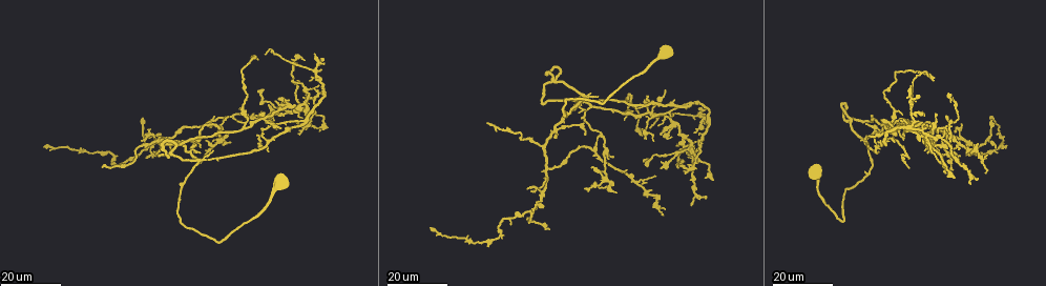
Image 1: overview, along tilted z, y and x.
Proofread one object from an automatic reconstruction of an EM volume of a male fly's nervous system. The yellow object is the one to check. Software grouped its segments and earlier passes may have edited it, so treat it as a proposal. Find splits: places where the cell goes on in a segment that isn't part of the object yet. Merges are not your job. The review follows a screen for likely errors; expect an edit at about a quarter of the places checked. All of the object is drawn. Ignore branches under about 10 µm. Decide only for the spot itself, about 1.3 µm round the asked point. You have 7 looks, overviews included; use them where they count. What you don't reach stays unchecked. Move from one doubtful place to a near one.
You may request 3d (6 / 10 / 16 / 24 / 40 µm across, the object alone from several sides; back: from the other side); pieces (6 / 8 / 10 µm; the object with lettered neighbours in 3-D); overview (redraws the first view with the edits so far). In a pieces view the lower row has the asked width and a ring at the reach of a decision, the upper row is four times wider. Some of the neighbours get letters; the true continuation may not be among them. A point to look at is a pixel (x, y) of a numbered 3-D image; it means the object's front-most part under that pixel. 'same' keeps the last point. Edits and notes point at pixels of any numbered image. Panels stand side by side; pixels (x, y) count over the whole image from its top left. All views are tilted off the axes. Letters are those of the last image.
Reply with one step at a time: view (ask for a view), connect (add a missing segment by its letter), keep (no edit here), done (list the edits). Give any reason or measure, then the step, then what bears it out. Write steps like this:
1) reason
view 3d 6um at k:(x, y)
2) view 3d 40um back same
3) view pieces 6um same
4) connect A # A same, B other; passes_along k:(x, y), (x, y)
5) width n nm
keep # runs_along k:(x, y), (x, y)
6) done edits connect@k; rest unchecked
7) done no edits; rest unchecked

free end
view 3d 16um at 1:(432, 228)

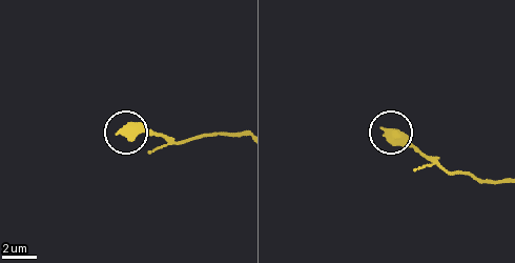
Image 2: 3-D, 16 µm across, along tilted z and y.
view pieces 10um at 2:(384, 131)

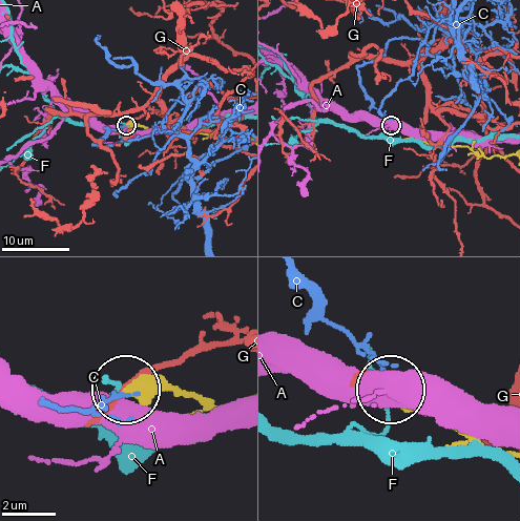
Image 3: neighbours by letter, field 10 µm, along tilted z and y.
width 390 nm
keep # A other, C other, F other, G other; no lettered segment goes on from it

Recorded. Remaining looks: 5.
long arm stops here
view 3d 16um at 1:(103, 166)

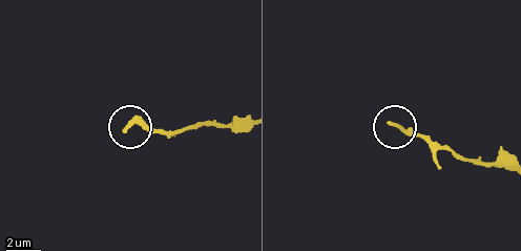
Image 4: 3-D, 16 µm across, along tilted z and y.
see the neighbours
view pieces 8um at 4:(123, 128)

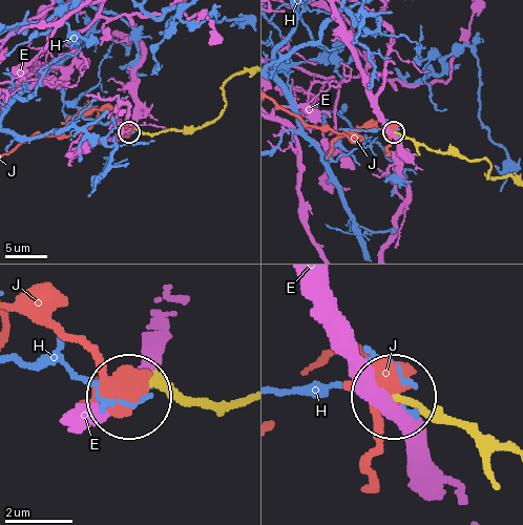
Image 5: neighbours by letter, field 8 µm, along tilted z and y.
keep # E other, H other, J other; runs_along 5:(503, 450), (396, 398); no lettered segment goes on from it

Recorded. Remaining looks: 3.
free end
view 3d 16um at 1:(661, 166)

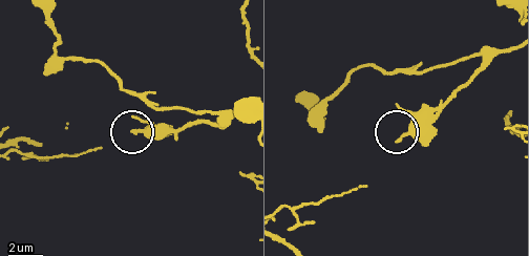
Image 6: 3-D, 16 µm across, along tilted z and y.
closer look
view 3d 10um at 6:(132, 130)

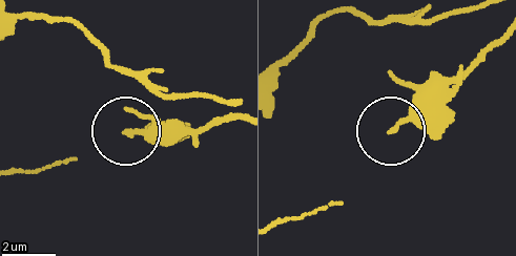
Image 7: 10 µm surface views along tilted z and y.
view pieces 10um at 7:(129, 132)

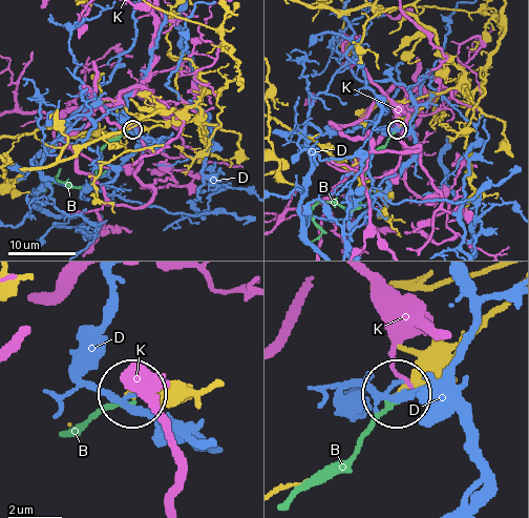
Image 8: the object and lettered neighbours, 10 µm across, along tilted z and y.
keep # B other, D other, K other; no lettered segment goes on from it

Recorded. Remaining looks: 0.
done no edits; rest unchecked

